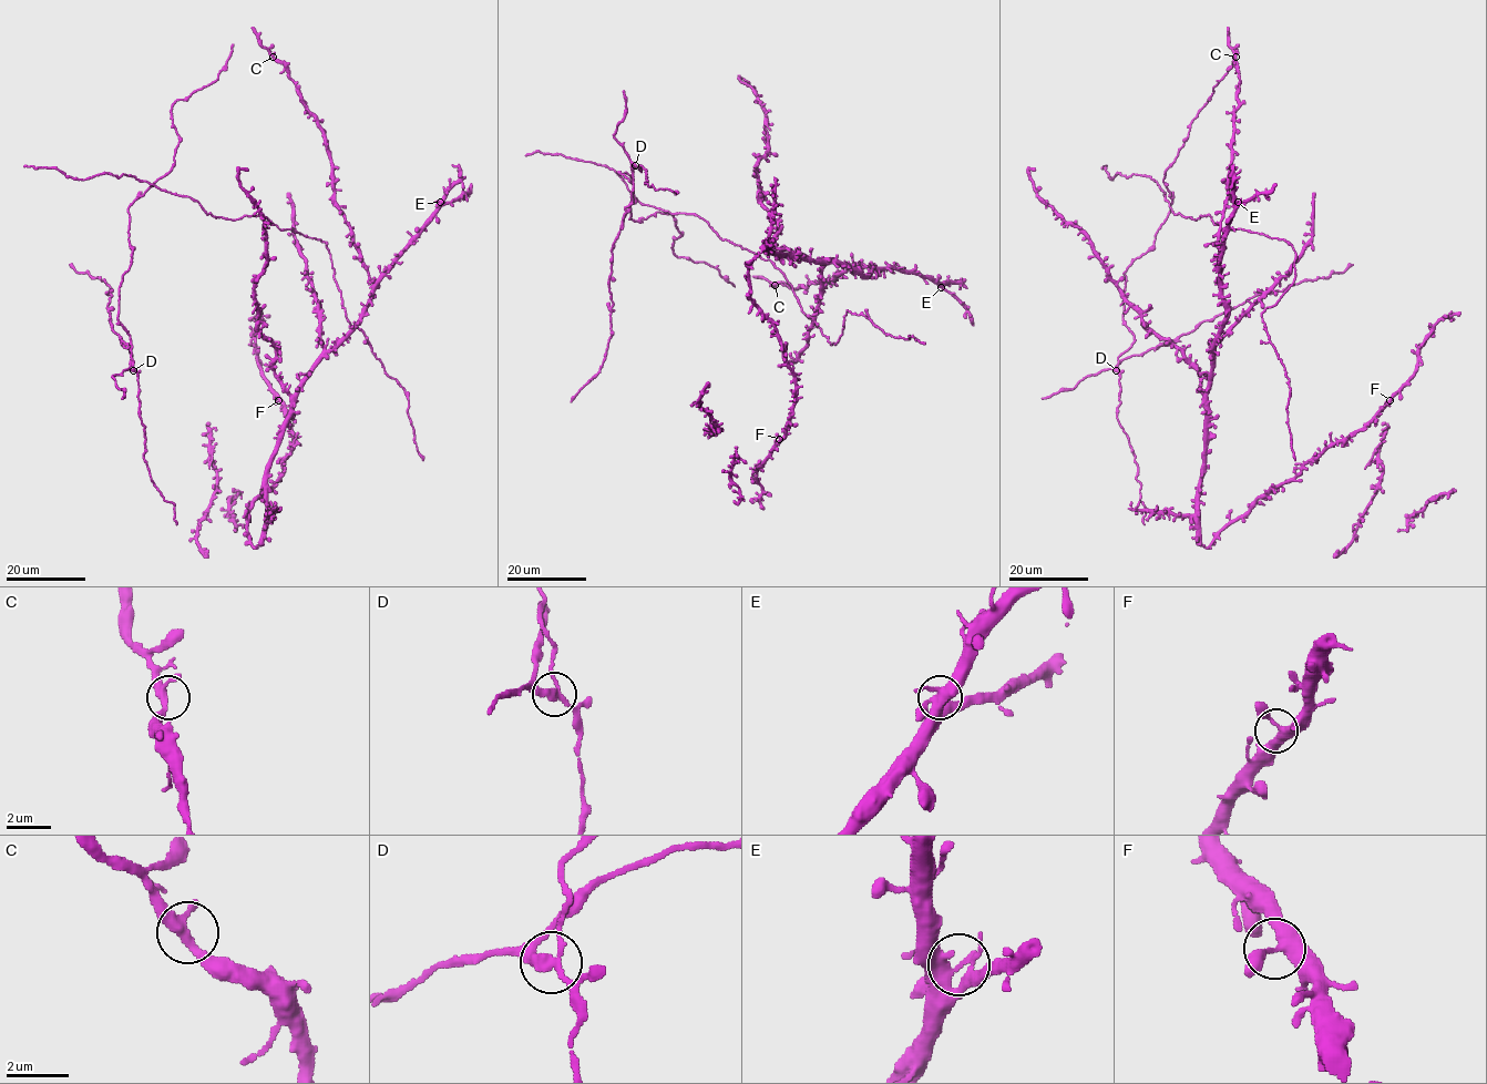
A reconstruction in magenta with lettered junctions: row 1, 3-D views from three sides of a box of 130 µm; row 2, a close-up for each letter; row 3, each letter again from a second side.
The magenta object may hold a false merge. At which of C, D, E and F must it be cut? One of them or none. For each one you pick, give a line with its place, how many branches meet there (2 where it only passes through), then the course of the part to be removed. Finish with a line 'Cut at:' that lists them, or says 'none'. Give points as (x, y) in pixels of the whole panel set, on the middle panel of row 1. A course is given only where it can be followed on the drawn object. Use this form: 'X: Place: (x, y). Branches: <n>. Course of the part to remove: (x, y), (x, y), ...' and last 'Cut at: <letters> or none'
D: Place: (635, 165). Branches: 3. Course of the part to remove: (634, 165), (632, 163), (632, 204), (612, 252), (611, 337), (600, 370), (571, 401)
Cut at: D

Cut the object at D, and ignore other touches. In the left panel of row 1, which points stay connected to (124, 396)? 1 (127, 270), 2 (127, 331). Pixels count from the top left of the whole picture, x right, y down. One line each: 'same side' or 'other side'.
1: other side
2: other side

